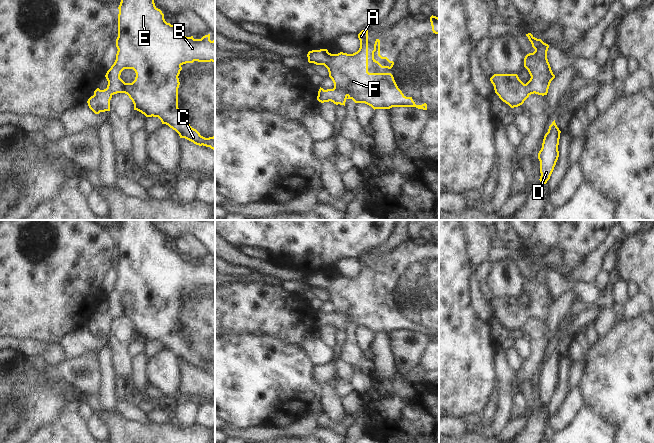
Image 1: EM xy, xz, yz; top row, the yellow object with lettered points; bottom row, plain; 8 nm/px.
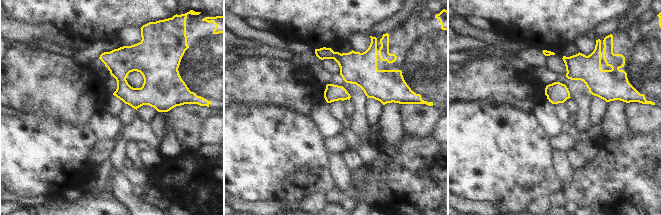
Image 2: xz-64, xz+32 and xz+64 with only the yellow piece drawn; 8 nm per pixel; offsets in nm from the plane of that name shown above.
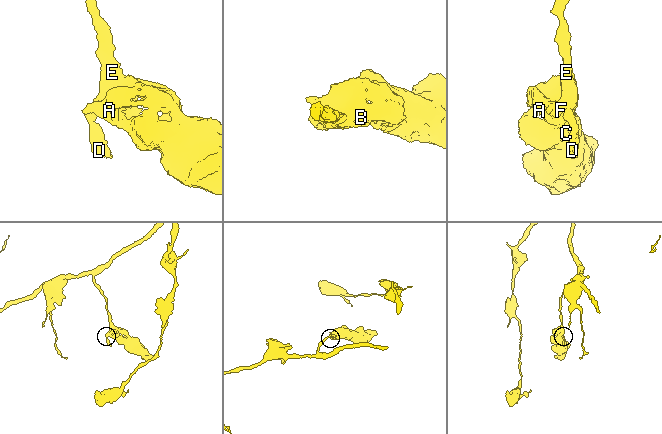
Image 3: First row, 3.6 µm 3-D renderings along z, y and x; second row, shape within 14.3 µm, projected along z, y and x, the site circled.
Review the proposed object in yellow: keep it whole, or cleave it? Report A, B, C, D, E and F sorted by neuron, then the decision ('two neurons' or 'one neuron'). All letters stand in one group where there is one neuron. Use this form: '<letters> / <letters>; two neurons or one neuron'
A B C D E F; one neuron

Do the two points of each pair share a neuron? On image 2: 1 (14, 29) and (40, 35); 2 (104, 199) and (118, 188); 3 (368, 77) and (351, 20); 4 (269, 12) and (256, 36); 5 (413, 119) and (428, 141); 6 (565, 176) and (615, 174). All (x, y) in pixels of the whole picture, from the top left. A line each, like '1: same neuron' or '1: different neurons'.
1: same neuron
2: different neurons
3: different neurons
4: different neurons
5: different neurons
6: different neurons

